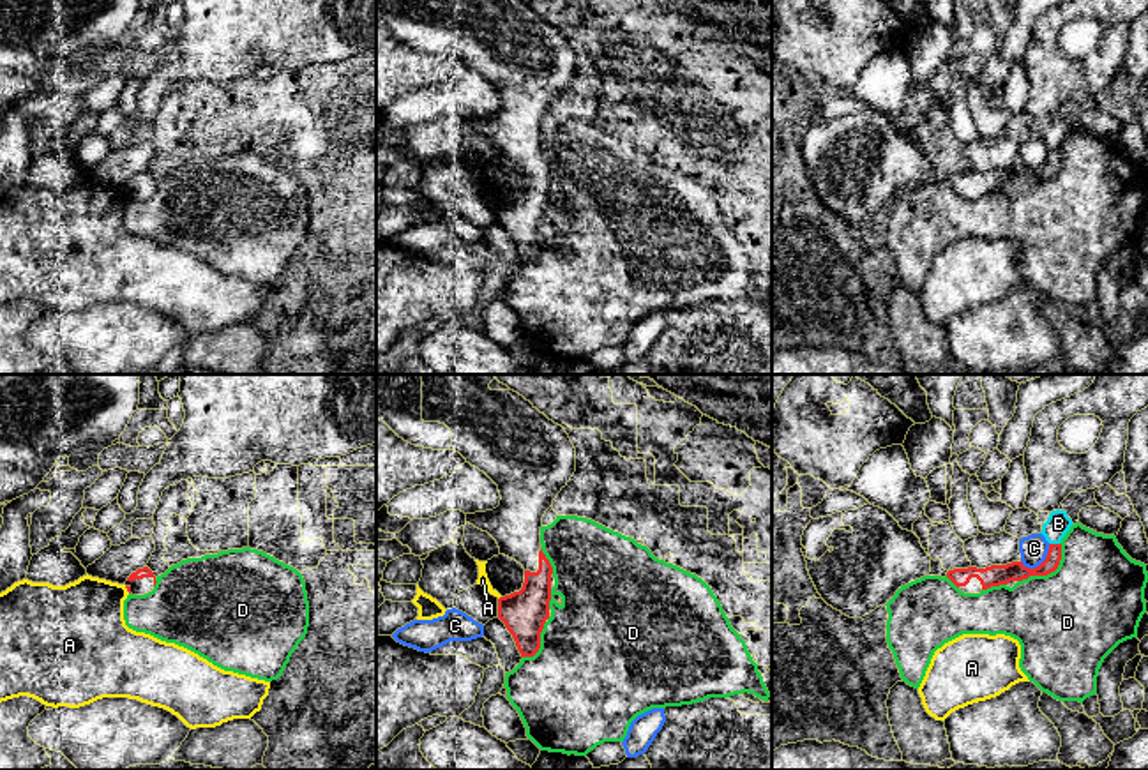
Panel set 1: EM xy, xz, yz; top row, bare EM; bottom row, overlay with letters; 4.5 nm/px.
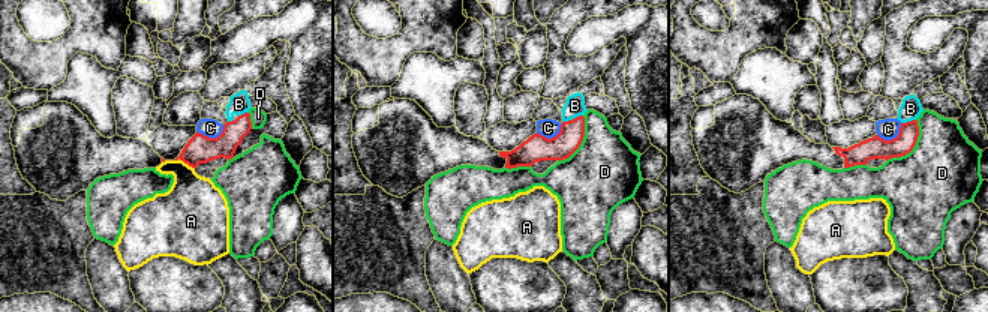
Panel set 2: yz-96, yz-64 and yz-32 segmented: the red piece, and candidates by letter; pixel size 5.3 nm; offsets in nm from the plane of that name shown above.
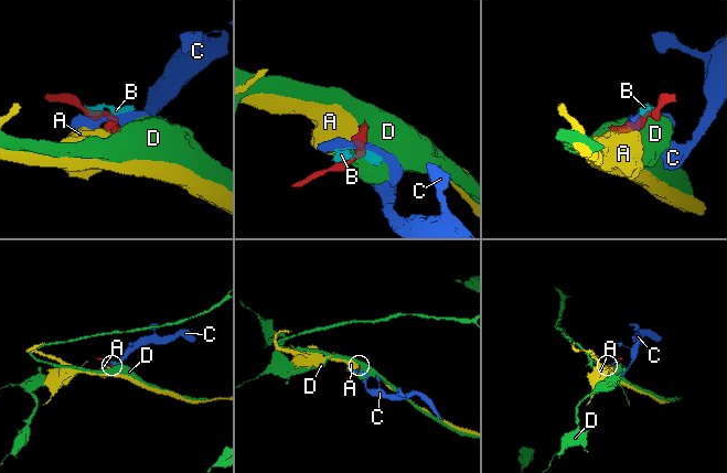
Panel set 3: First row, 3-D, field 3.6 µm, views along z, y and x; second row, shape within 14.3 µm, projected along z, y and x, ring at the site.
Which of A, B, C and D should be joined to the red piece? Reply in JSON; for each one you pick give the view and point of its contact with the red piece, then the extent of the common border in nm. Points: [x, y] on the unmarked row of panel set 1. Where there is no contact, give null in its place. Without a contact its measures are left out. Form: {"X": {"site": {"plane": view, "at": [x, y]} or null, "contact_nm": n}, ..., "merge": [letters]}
{"merge": []}

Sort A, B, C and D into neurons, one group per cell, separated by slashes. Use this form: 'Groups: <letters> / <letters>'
Groups: A / B / C / D

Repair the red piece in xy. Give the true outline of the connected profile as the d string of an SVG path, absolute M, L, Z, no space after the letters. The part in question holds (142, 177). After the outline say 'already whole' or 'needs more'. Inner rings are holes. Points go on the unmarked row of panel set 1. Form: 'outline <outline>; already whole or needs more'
outline M143 171L127 182L125 192L132 200L145 200L154 194L155 187L154 177L148 171Z; needs more

